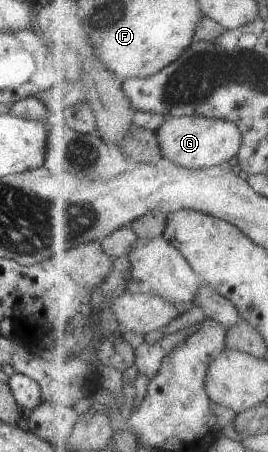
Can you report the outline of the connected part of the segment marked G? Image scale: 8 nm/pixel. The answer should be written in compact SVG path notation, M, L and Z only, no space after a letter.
M200 115L171 117L157 133L165 161L190 169L226 166L232 158L239 157L244 145L243 131L236 122Z

